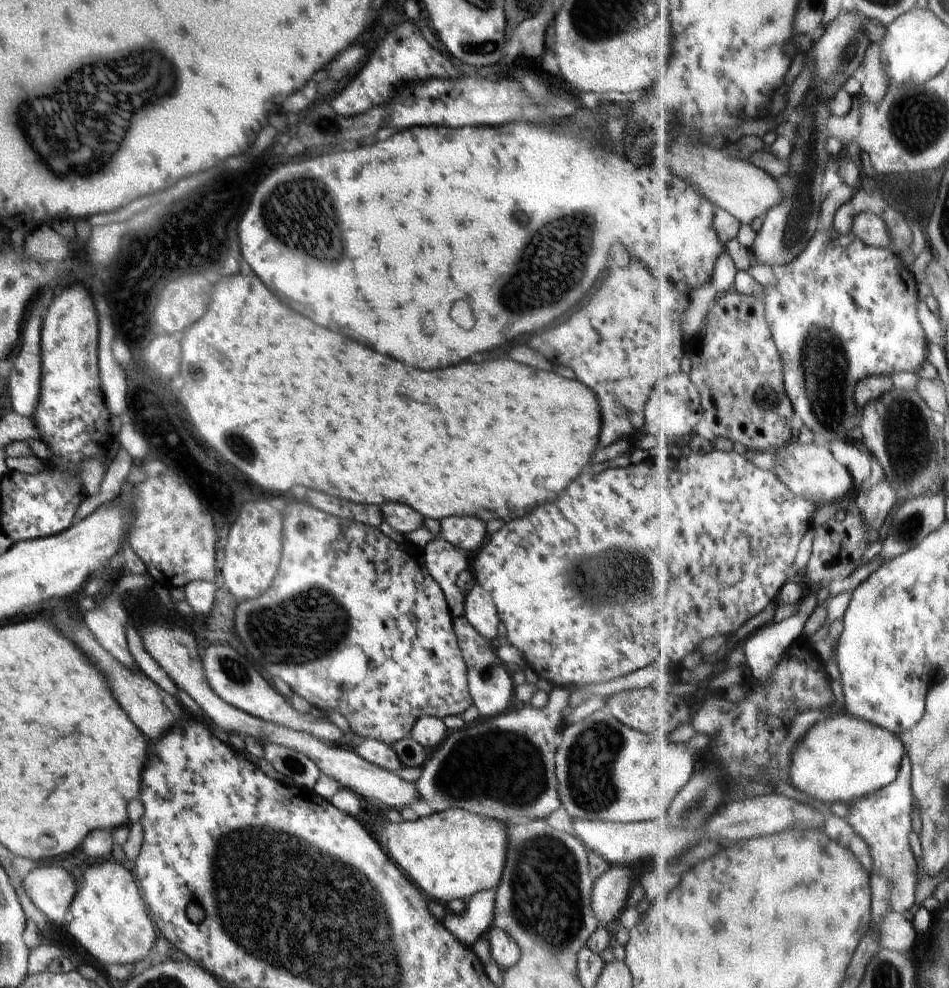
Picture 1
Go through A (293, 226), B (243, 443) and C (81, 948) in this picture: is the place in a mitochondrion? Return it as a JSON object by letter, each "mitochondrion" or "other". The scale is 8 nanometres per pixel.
{"A":"mitochondrion","B":"mitochondrion","C":"other"}

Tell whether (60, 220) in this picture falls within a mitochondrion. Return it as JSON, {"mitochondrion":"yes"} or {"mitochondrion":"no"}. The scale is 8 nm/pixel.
{"mitochondrion":"no"}

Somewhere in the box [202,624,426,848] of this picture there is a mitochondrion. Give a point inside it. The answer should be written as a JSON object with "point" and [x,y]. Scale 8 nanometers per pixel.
{"point":[292,764]}

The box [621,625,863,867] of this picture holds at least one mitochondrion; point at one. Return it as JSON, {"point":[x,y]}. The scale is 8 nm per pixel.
{"point":[698,800]}

